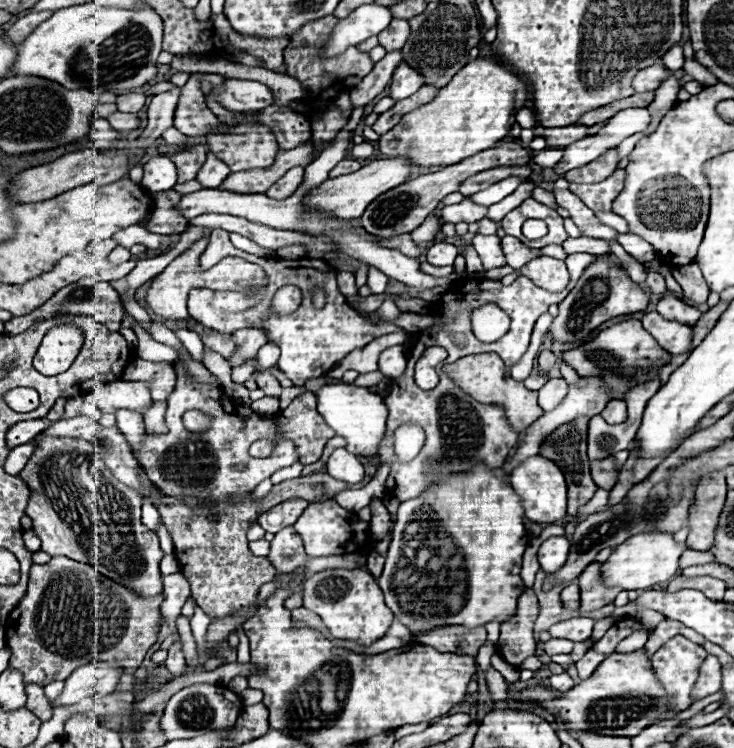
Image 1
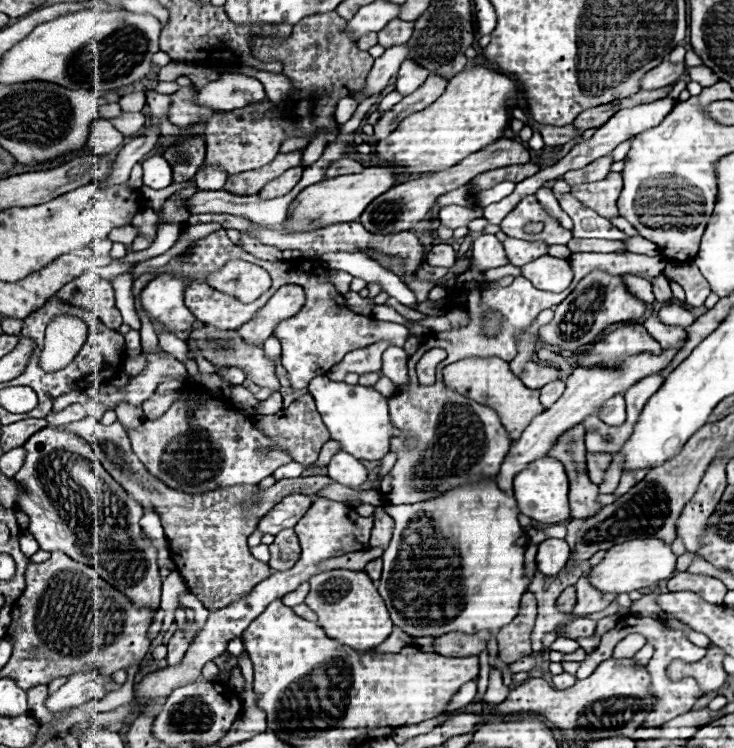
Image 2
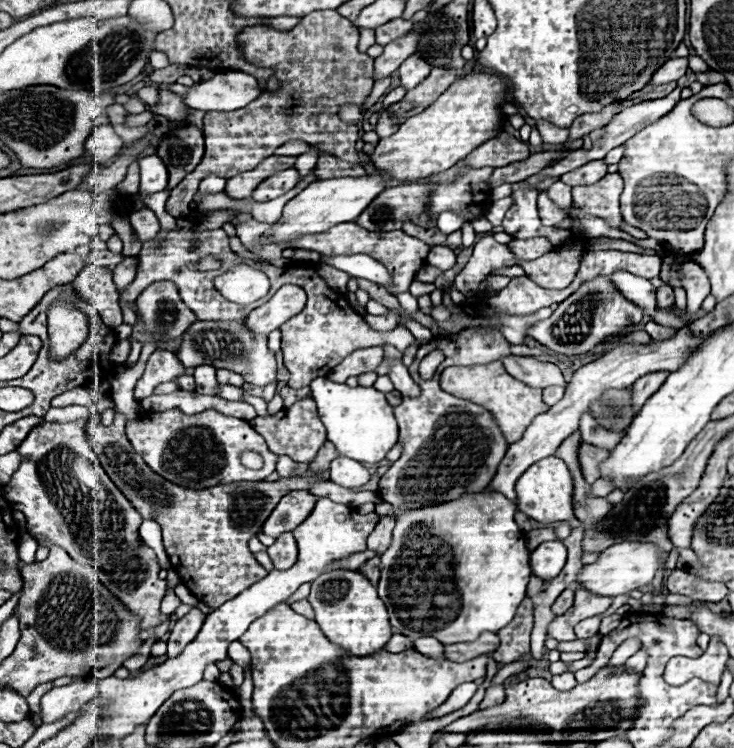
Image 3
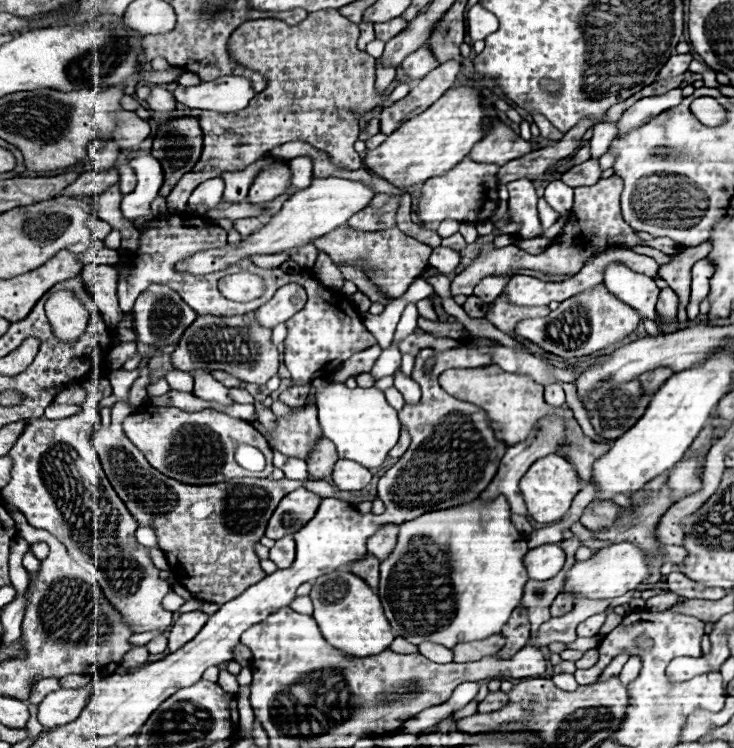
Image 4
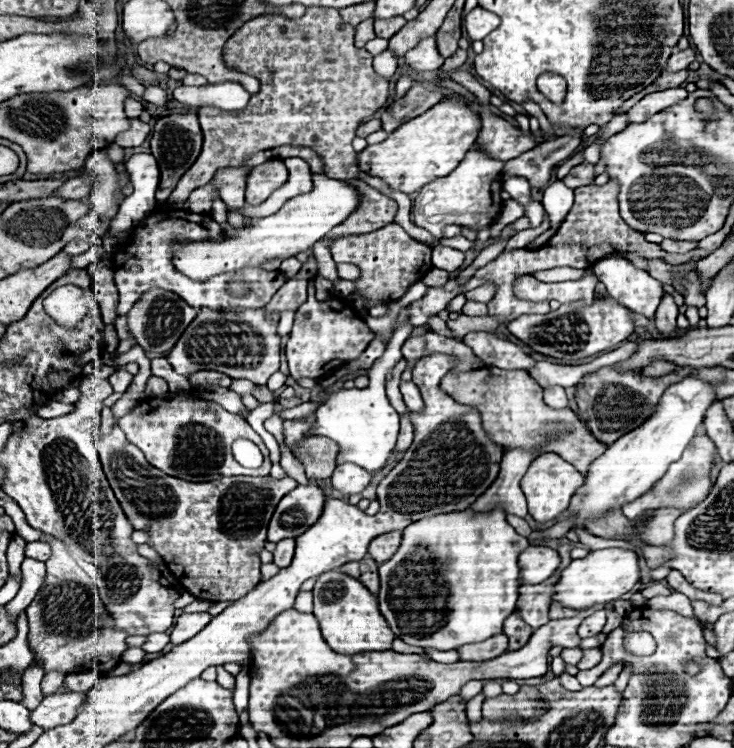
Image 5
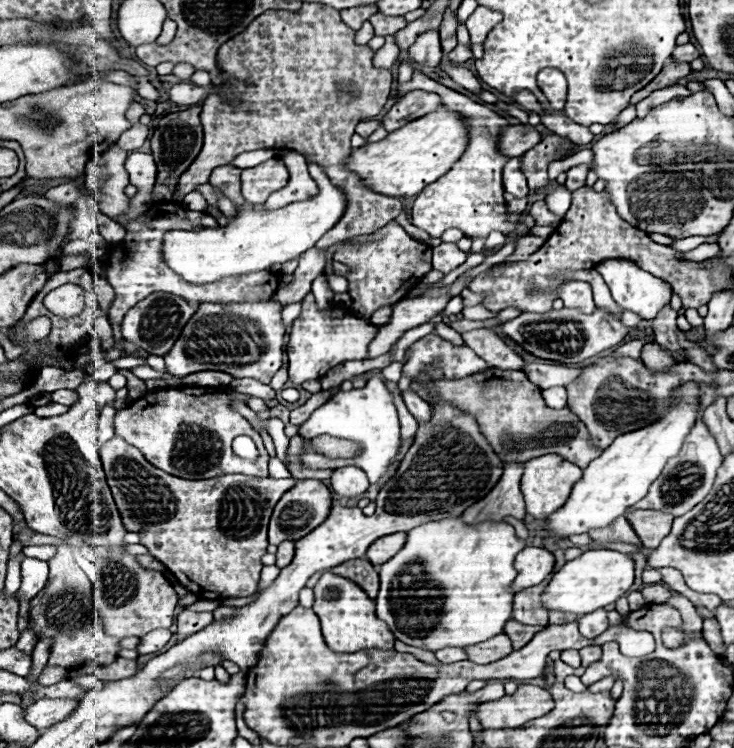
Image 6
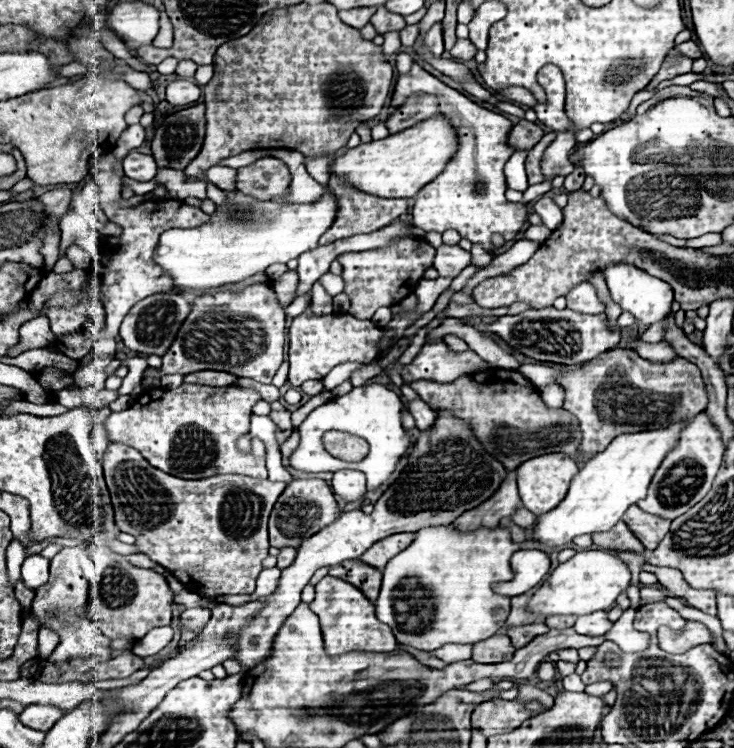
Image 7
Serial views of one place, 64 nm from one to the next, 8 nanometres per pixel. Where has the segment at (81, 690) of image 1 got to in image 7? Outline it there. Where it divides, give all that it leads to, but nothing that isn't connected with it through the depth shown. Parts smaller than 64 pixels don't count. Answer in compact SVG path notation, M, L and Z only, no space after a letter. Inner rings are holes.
M30 704L22 710L20 720L22 724L26 724L28 728L36 728L42 732L48 732L52 728L52 724L56 724L56 720L60 720L66 712L58 706L50 706L50 704Z

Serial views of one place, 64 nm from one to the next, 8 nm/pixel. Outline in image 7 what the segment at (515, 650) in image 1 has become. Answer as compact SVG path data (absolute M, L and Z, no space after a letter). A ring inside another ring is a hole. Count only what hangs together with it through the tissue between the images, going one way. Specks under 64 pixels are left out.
M528 624L528 626L510 626L508 628L508 636L514 644L514 648L524 648L526 644L530 644L536 636L546 634L550 628L546 624Z

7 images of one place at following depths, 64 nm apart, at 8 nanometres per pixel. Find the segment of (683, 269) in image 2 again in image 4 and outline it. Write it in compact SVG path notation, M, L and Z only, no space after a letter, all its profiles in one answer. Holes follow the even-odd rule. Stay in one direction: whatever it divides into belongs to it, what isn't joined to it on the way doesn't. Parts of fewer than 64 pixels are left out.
M698 260L692 270L692 284L690 284L690 302L686 307L688 320L694 320L698 316L698 304L708 296L710 290L710 278L714 274L714 268L708 260Z

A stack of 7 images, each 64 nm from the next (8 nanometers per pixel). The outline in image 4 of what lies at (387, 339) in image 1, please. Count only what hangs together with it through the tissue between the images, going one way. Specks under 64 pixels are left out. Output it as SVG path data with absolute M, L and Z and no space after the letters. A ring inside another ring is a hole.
M378 344L372 348L366 348L364 352L356 352L356 356L350 356L332 376L332 382L346 382L350 376L358 376L362 372L370 372L374 362L378 360L382 348Z

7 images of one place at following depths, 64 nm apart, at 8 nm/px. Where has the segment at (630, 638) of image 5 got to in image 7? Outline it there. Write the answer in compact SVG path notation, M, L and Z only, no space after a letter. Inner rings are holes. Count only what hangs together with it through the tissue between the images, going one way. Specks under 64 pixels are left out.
M628 608L622 618L610 628L610 632L604 634L606 640L616 642L624 652L632 654L632 652L642 652L650 646L650 638L644 632L636 632L632 628L632 620L634 620L634 610Z

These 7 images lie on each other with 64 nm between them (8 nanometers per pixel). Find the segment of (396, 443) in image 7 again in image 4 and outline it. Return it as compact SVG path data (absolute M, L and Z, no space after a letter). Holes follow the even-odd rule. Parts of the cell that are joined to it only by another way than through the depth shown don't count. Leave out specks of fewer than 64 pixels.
M406 304L404 312L402 312L402 318L400 318L400 322L398 322L398 328L396 328L394 338L396 338L396 340L400 340L400 338L404 338L404 336L412 334L412 332L414 332L414 328L416 328L416 320L418 320L416 304ZM392 342L392 346L390 346L388 350L382 350L382 354L380 354L380 358L376 360L374 368L370 370L370 374L372 374L376 380L382 378L382 376L394 374L396 368L400 368L400 358L402 358L402 354L398 352L396 342ZM312 380L316 388L318 420L324 430L324 438L332 440L340 458L354 460L366 468L380 468L392 446L398 442L400 422L396 410L386 402L384 392L376 386L371 388L348 388L342 382Z

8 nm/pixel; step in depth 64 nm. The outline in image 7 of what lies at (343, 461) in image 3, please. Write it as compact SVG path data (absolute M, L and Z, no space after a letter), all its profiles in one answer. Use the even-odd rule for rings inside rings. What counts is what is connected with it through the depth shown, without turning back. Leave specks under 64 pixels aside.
M338 470L332 478L332 490L344 502L354 502L366 494L366 476L360 470Z

